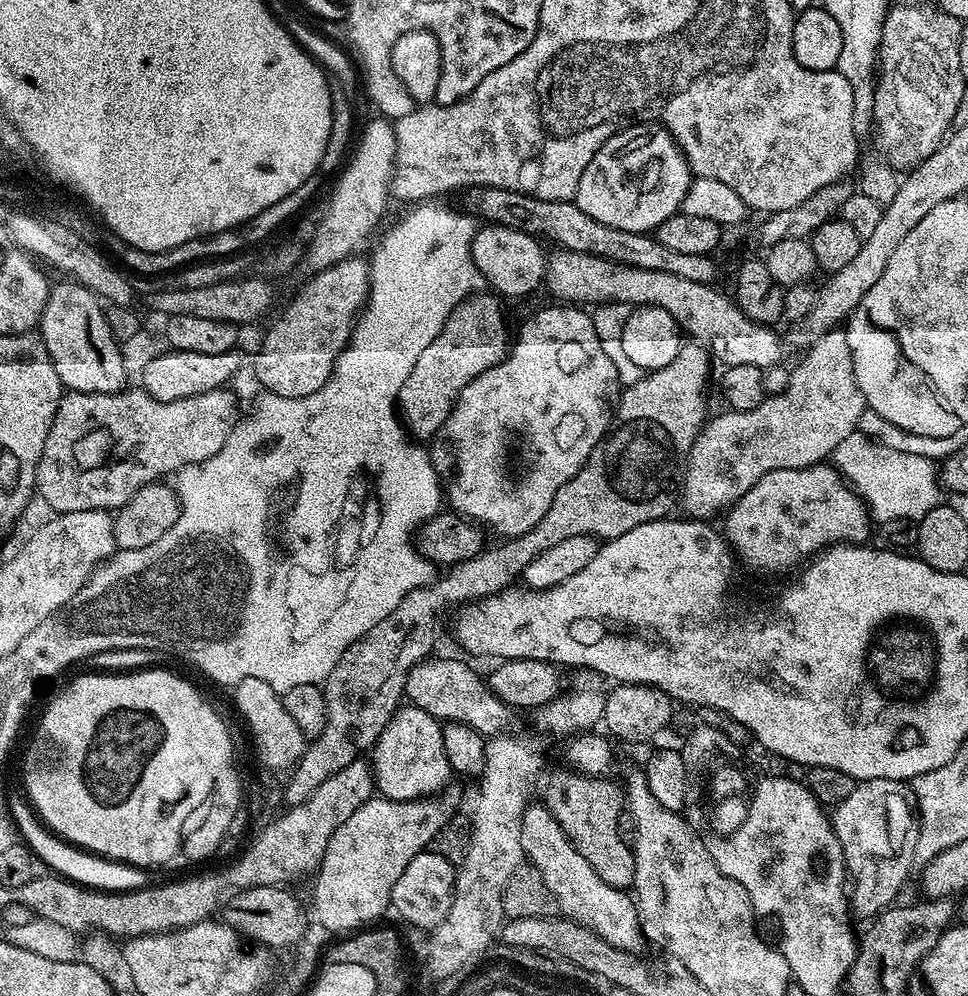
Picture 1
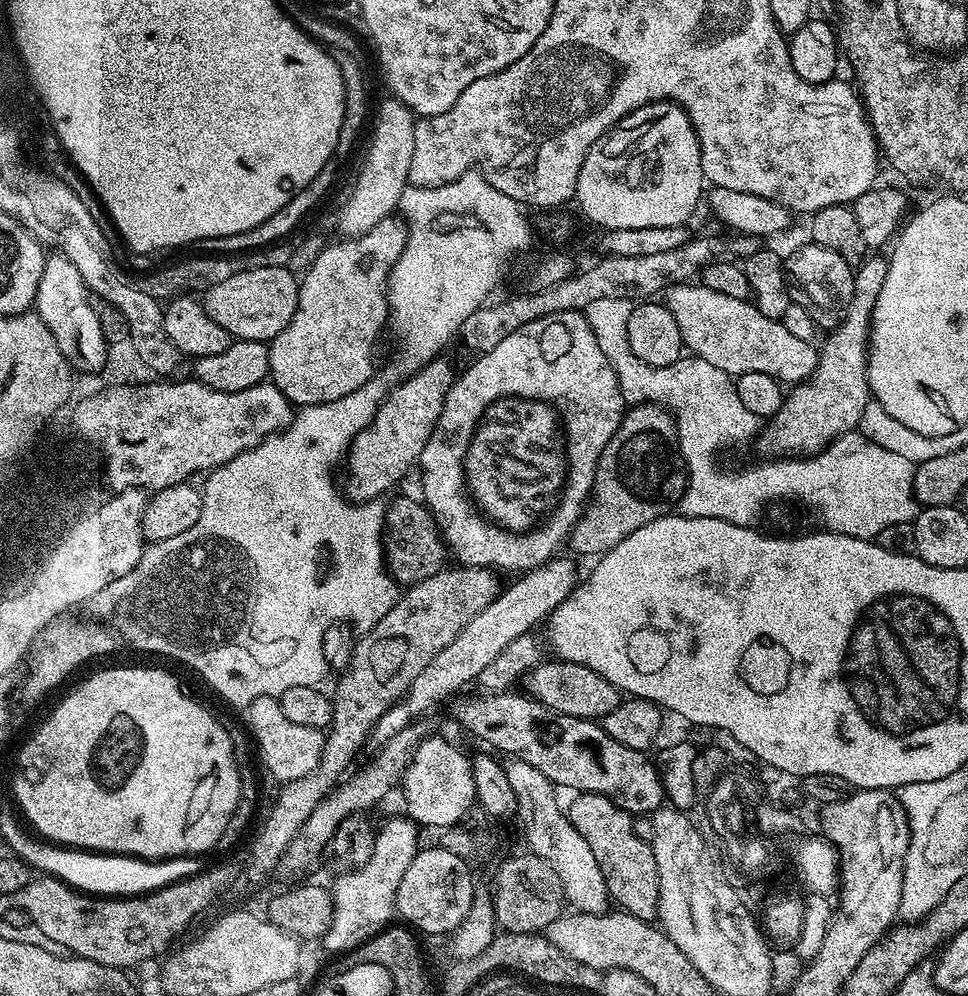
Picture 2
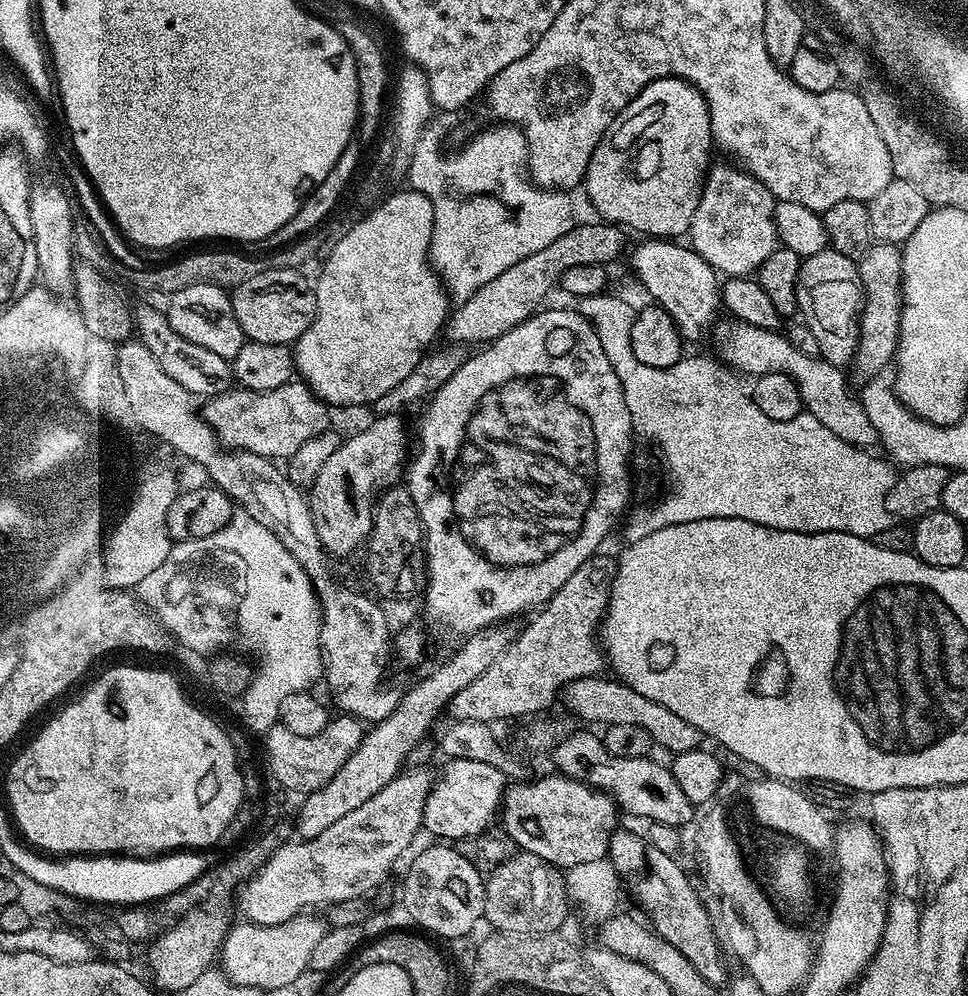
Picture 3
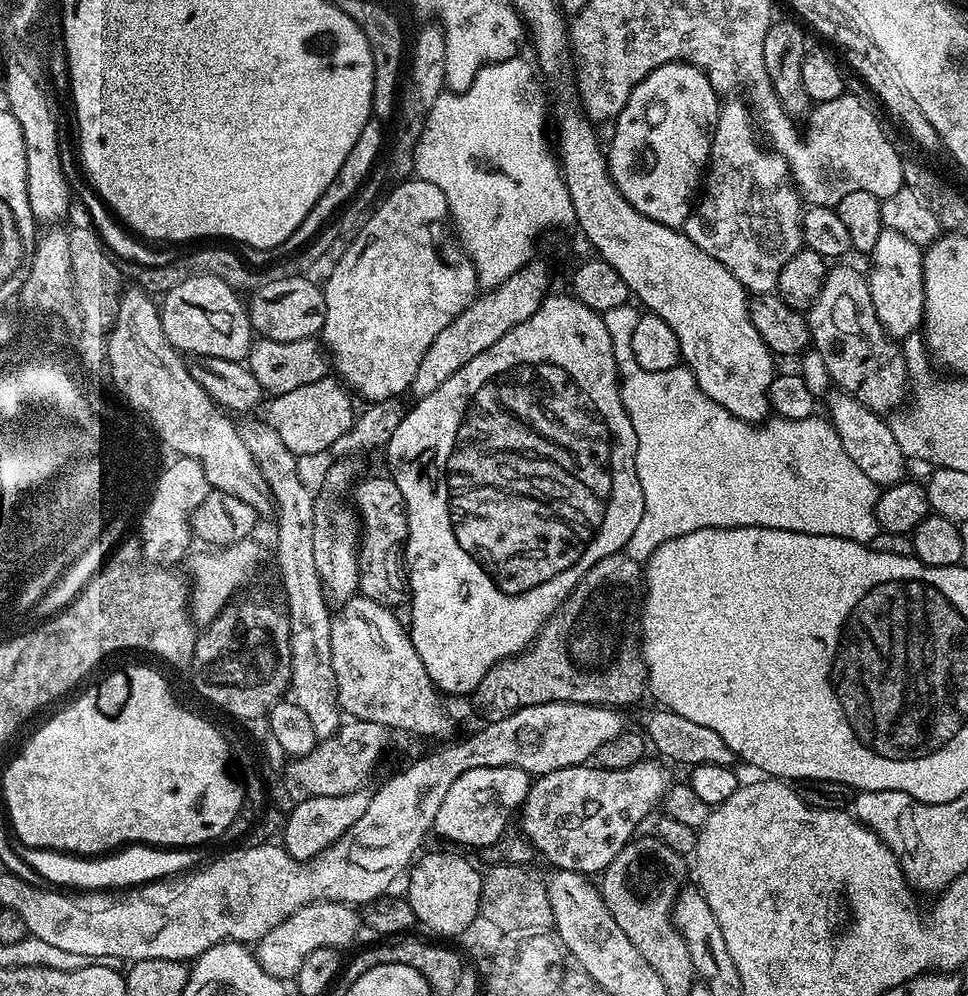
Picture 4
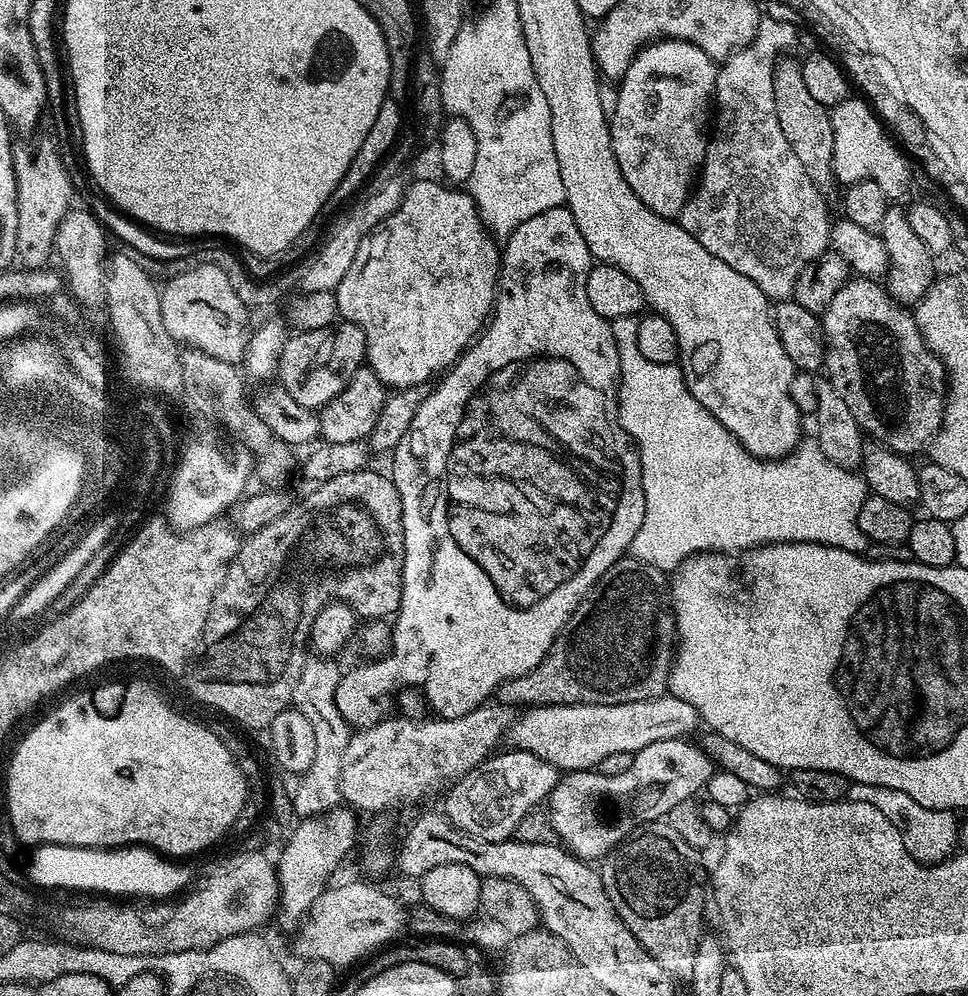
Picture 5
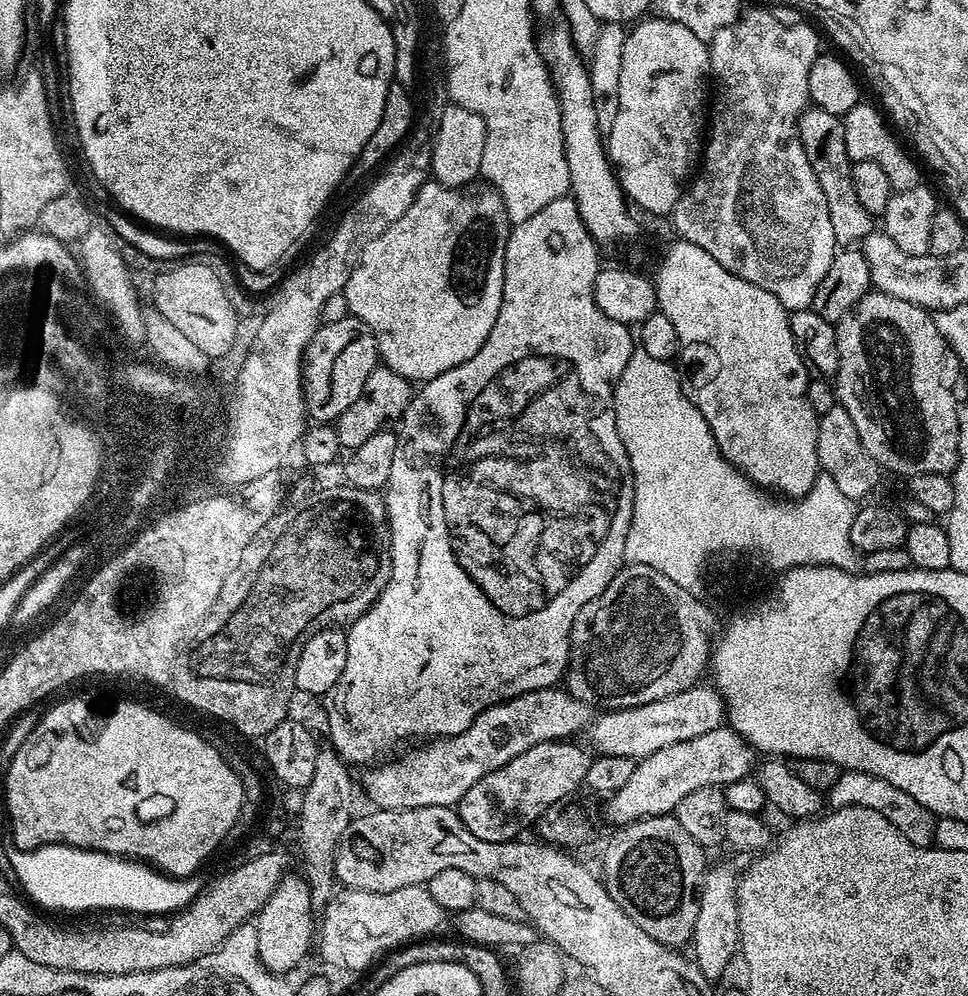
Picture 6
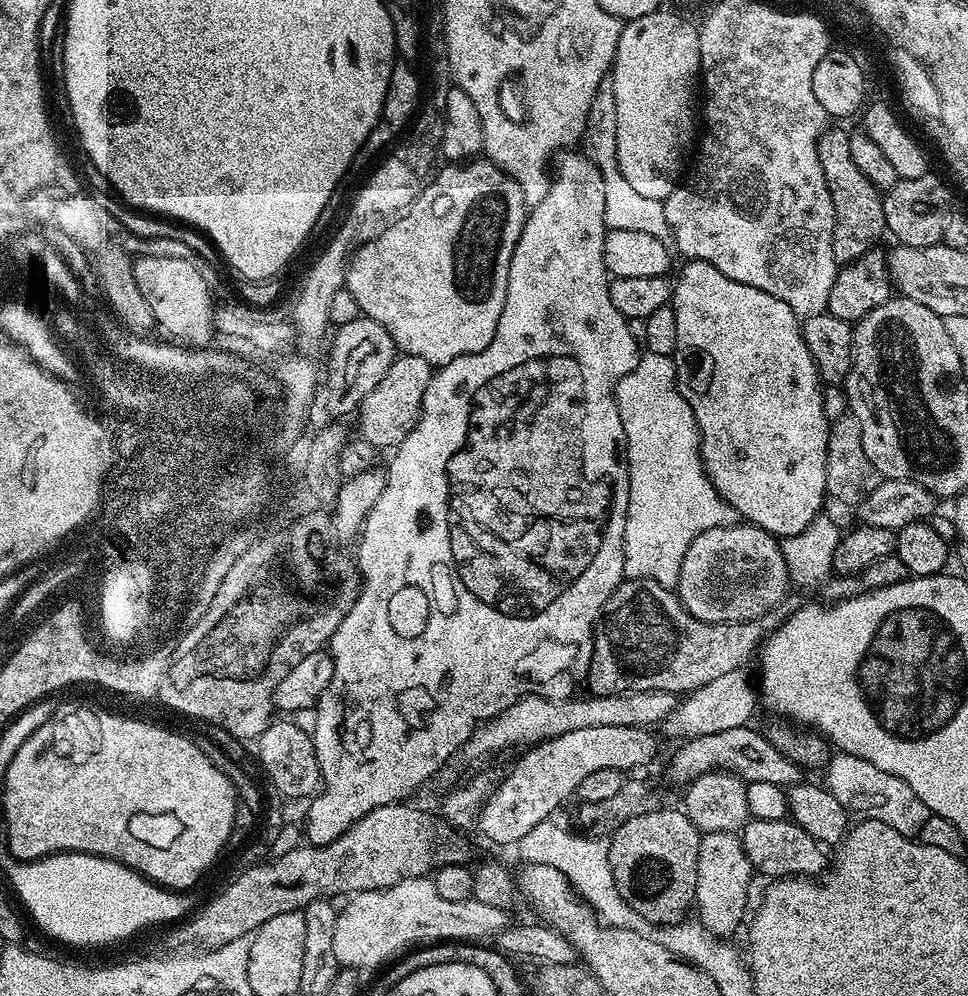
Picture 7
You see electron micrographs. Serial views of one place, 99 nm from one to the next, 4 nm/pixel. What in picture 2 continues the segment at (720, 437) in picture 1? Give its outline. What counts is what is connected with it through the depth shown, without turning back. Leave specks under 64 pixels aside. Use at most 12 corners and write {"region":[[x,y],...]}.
{"region":[[869,254],[818,367],[759,433],[813,456],[870,403],[867,343],[887,259]]}

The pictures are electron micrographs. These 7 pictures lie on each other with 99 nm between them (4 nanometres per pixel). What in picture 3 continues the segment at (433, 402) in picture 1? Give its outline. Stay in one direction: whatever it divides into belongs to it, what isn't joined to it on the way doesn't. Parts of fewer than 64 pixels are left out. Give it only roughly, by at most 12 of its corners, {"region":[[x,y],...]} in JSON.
{"region":[[377,415],[341,439],[306,492],[325,553],[348,556],[397,487],[410,444]]}

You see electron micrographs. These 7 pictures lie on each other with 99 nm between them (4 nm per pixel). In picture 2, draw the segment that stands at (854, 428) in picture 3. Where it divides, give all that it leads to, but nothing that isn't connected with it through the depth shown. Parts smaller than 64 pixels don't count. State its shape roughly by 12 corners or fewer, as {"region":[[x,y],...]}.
{"region":[[702,282],[666,307],[685,349],[733,378],[808,379],[820,357],[751,299]]}

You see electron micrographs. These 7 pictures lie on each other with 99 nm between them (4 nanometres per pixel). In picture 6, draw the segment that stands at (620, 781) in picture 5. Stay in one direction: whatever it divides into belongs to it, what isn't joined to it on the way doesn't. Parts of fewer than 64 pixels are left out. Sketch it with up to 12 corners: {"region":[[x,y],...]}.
{"region":[[731,726],[643,757],[604,816],[672,814],[682,798],[749,779]]}

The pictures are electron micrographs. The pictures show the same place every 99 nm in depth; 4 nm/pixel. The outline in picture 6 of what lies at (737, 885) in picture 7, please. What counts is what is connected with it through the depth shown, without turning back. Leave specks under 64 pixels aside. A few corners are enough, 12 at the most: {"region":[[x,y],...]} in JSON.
{"region":[[709,867],[690,949],[699,975],[740,946],[737,873]]}

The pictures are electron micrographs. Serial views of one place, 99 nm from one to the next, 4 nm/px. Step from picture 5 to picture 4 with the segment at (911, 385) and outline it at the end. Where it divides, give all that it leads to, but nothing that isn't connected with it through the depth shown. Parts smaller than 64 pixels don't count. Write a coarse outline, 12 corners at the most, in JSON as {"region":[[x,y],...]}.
{"region":[[829,267],[806,315],[829,381],[888,414],[910,382],[861,269]]}

